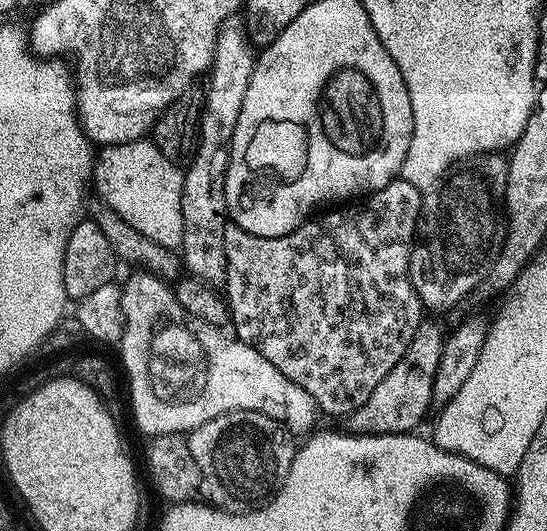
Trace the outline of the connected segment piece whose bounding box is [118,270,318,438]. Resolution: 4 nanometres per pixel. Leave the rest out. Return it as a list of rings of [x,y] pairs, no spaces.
[[[143,270],[133,273],[128,281],[123,281],[120,290],[124,333],[119,338],[118,349],[120,348],[120,360],[124,363],[124,372],[128,375],[132,416],[136,419],[137,430],[145,432],[145,437],[175,432],[187,434],[193,428],[210,422],[210,418],[218,418],[227,412],[261,412],[284,425],[292,434],[308,434],[317,427],[316,403],[310,394],[306,394],[306,390],[302,390],[302,386],[290,382],[282,370],[270,366],[270,362],[266,362],[258,350],[231,335],[223,336],[220,333],[223,331],[217,325],[207,324],[190,315],[178,302],[175,291],[161,277]]]

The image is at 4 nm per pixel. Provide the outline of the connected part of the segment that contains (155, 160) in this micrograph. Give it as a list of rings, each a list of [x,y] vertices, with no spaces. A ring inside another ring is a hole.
[[[141,138],[125,144],[110,144],[99,149],[94,160],[95,191],[138,234],[176,250],[182,242],[182,186],[184,172],[173,157],[162,154],[151,139]]]

